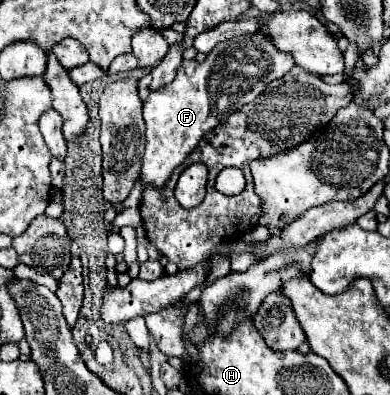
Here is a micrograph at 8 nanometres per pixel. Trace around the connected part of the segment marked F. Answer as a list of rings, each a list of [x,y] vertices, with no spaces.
[[[261,31],[219,43],[203,63],[183,61],[175,81],[153,91],[143,103],[143,119],[147,123],[147,145],[141,167],[143,183],[165,185],[173,169],[195,151],[205,133],[239,109],[237,103],[245,105],[253,101],[271,81],[287,75],[293,65],[293,55],[277,49]]]

